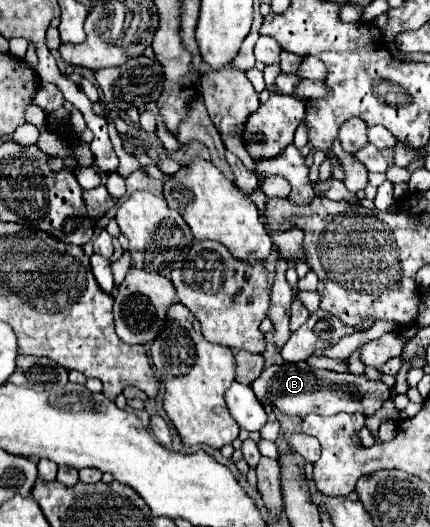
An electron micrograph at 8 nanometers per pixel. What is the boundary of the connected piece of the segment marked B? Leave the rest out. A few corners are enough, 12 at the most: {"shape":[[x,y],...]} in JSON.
{"shape":[[306,362],[272,364],[250,386],[284,416],[372,416],[384,382]]}

